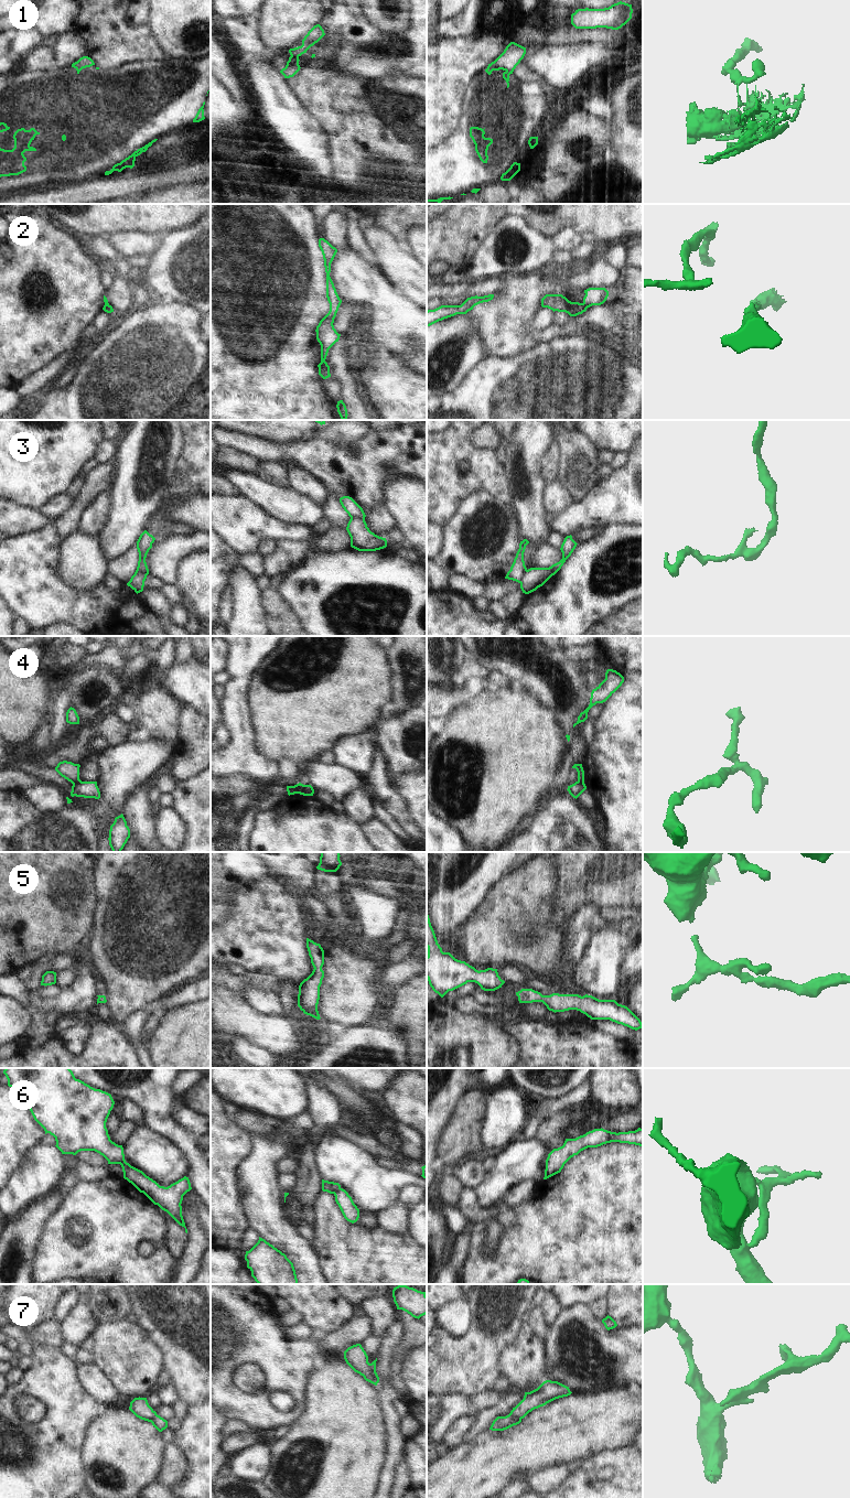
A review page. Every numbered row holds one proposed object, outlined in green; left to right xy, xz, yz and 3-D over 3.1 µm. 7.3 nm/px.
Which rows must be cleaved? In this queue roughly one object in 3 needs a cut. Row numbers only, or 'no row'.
1, 2, 3, 4, 6, 7

